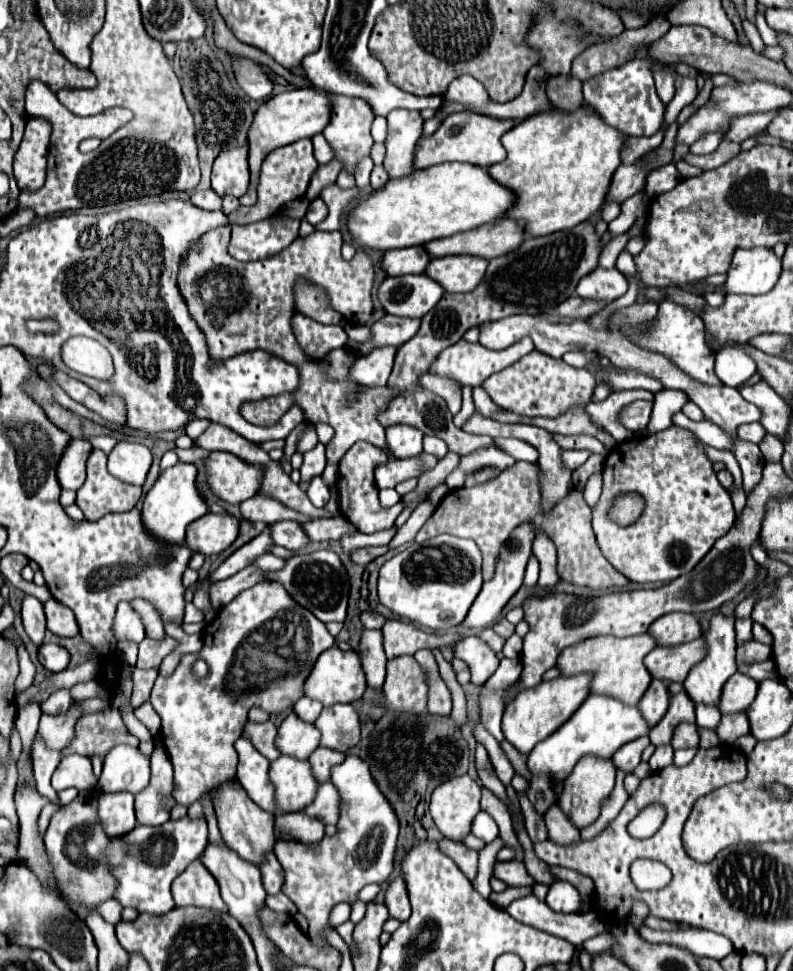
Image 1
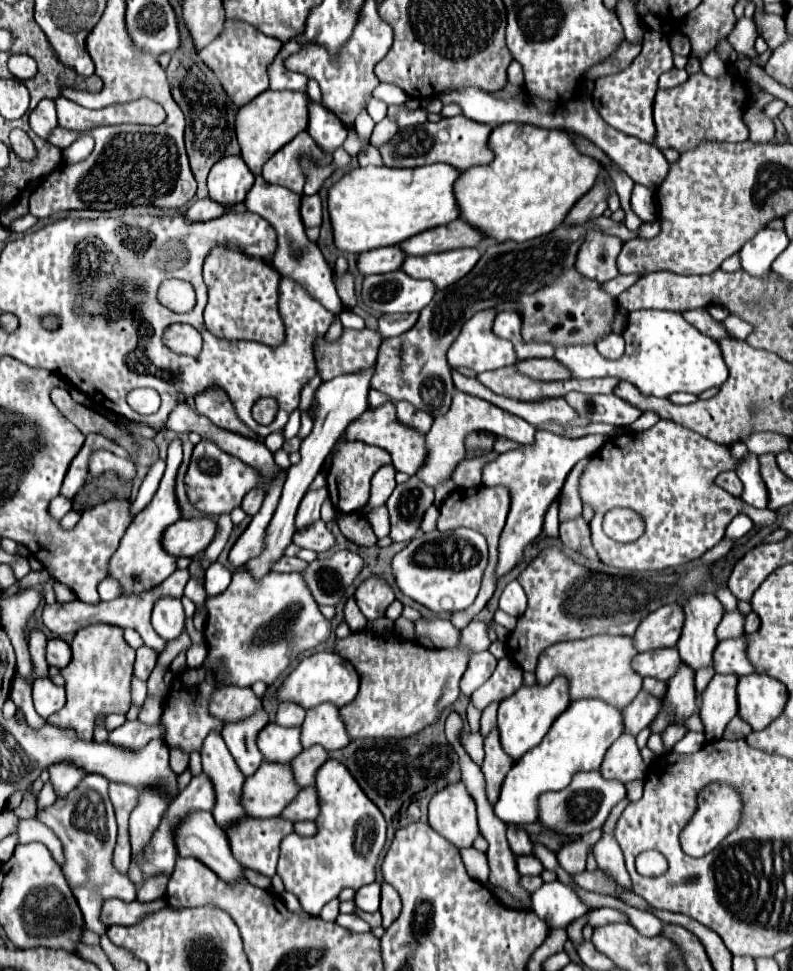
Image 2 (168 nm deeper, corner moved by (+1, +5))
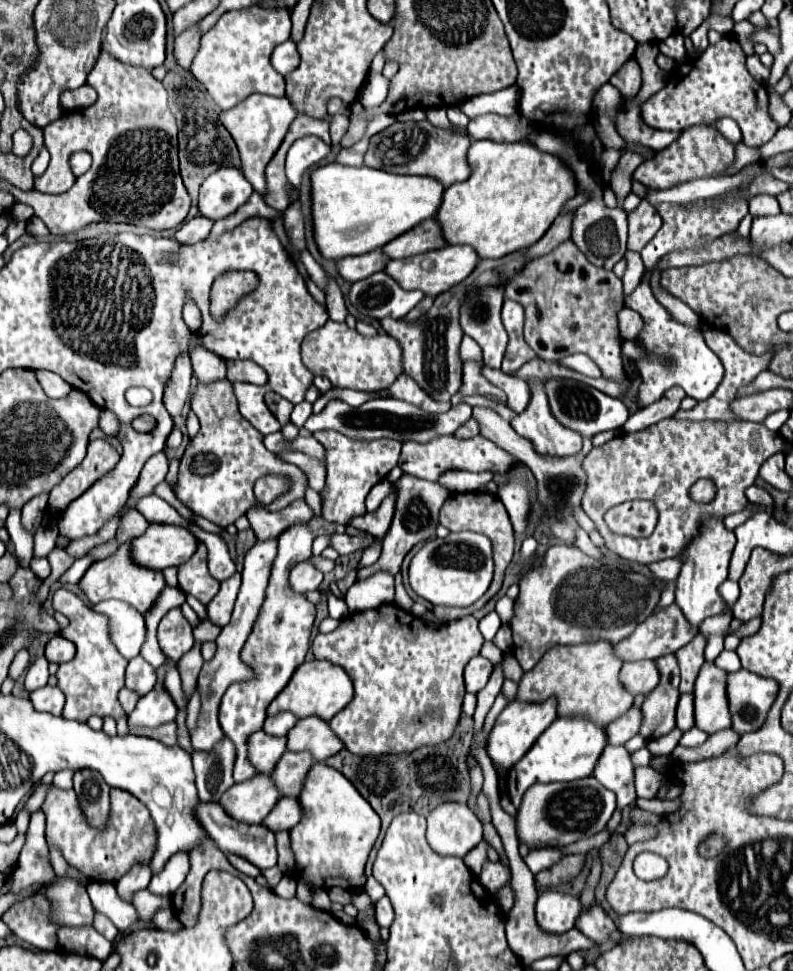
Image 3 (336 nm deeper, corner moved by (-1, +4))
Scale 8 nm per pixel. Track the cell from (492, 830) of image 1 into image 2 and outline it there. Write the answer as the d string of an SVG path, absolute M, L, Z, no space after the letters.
M579 699L573 701L563 715L551 725L547 737L523 755L509 775L505 777L501 797L495 805L495 815L505 823L535 823L539 821L539 795L547 791L565 789L577 771L593 771L601 767L601 761L613 741L625 731L621 711L607 705L601 699Z

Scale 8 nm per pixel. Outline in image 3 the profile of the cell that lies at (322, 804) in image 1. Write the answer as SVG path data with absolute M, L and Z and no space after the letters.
M279 798L277 806L267 814L267 818L265 818L265 822L261 822L261 826L265 824L265 828L269 828L271 832L281 832L281 830L291 830L299 820L301 820L301 808L297 804L297 798Z

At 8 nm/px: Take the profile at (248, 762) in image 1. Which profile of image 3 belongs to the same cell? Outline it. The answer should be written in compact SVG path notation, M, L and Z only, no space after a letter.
M295 524L279 536L277 558L273 560L269 586L265 590L265 602L241 650L241 660L253 670L255 676L251 680L233 682L221 700L221 708L219 708L221 728L229 738L233 738L233 744L237 746L237 760L235 760L235 770L233 770L235 782L245 782L257 774L255 768L247 760L247 736L263 728L267 706L285 688L291 674L297 670L297 666L303 664L305 654L309 650L309 636L311 636L311 628L315 620L315 606L305 596L291 590L289 570L297 562L311 558L313 538L315 536L311 534L307 524Z

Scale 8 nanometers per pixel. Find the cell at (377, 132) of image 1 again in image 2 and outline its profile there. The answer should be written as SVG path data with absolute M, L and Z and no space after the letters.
M371 99L369 101L369 105L367 105L367 111L369 111L369 115L371 115L371 119L375 121L375 123L379 123L385 115L387 115L387 105L383 103L383 101L379 101L379 99Z

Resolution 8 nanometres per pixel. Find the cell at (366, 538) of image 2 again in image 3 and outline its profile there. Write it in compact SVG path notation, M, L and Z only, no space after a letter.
M395 486L393 490L389 492L389 496L381 502L379 510L375 512L369 512L369 514L363 514L363 516L357 516L351 520L351 526L361 530L361 532L367 532L375 538L383 538L385 532L389 530L389 524L391 524L391 518L393 518L393 512L395 512Z

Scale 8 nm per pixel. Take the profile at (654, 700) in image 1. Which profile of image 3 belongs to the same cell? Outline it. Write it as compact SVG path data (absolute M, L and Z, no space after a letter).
M629 708L621 718L605 726L605 734L609 736L609 744L625 744L639 732L641 726L641 710Z

